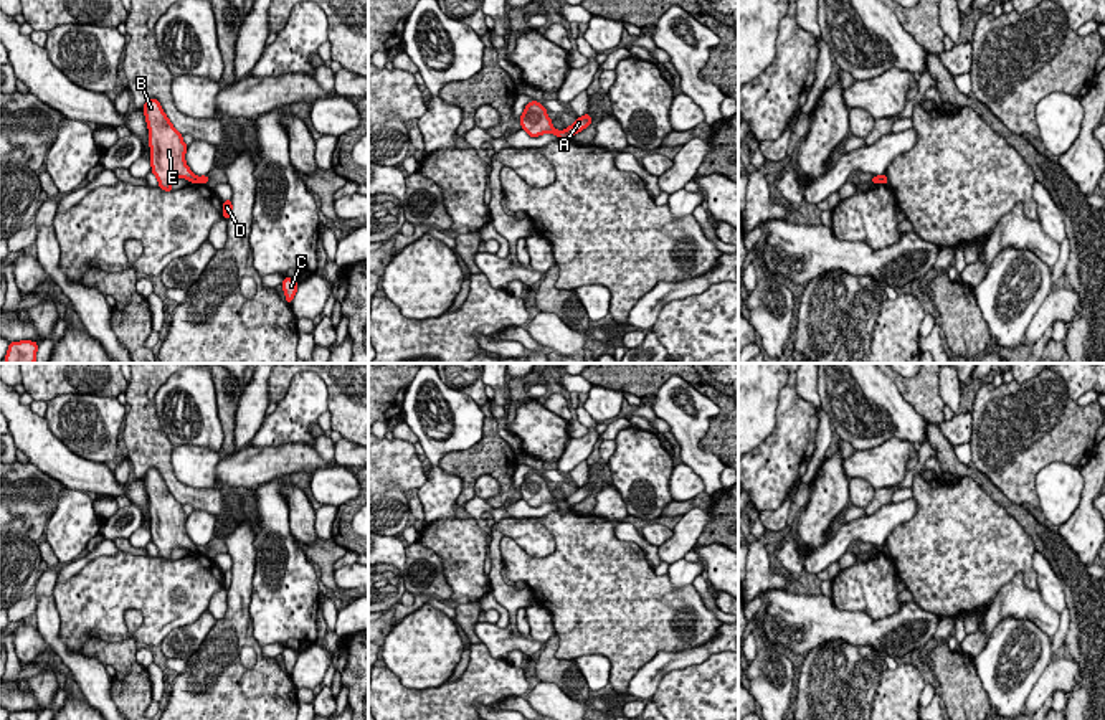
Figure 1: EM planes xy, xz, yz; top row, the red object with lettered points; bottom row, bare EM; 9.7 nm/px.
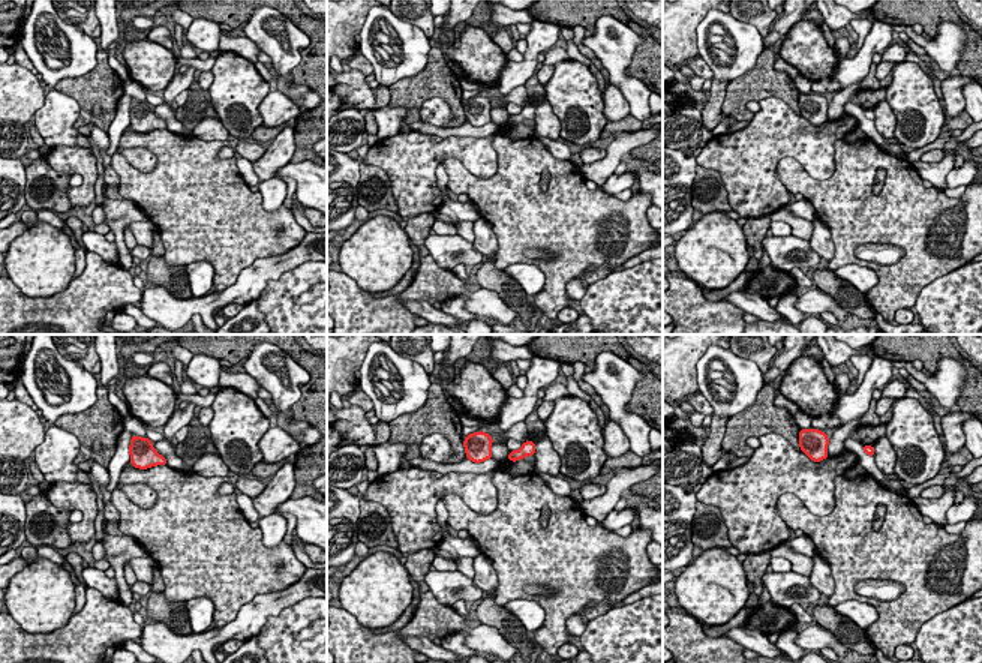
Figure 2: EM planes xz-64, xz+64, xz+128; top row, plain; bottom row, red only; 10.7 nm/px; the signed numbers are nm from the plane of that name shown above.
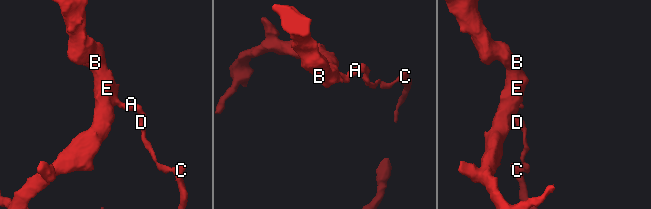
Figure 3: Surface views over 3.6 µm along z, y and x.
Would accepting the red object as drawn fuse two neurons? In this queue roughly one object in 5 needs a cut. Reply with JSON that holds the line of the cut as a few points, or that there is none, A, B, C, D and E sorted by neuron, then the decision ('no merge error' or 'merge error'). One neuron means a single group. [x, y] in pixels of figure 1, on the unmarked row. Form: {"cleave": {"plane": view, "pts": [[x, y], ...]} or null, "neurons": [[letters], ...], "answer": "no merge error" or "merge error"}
{"cleave": {"plane": "xz", "pts": [[565, 499], [570, 504]]}, "neurons": [["A", "C", "D"], ["B", "E"]], "answer": "merge error"}

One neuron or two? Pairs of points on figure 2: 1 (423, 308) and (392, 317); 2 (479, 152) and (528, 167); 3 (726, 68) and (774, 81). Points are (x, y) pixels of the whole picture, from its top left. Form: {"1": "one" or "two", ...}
{"1": "two", "2": "two", "3": "two"}

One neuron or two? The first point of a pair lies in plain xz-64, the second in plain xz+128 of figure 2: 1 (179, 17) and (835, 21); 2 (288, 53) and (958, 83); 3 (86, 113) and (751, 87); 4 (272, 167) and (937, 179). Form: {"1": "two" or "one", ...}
{"1": "one", "2": "two", "3": "one", "4": "one"}

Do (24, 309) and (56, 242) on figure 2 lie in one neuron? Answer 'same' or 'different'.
different

